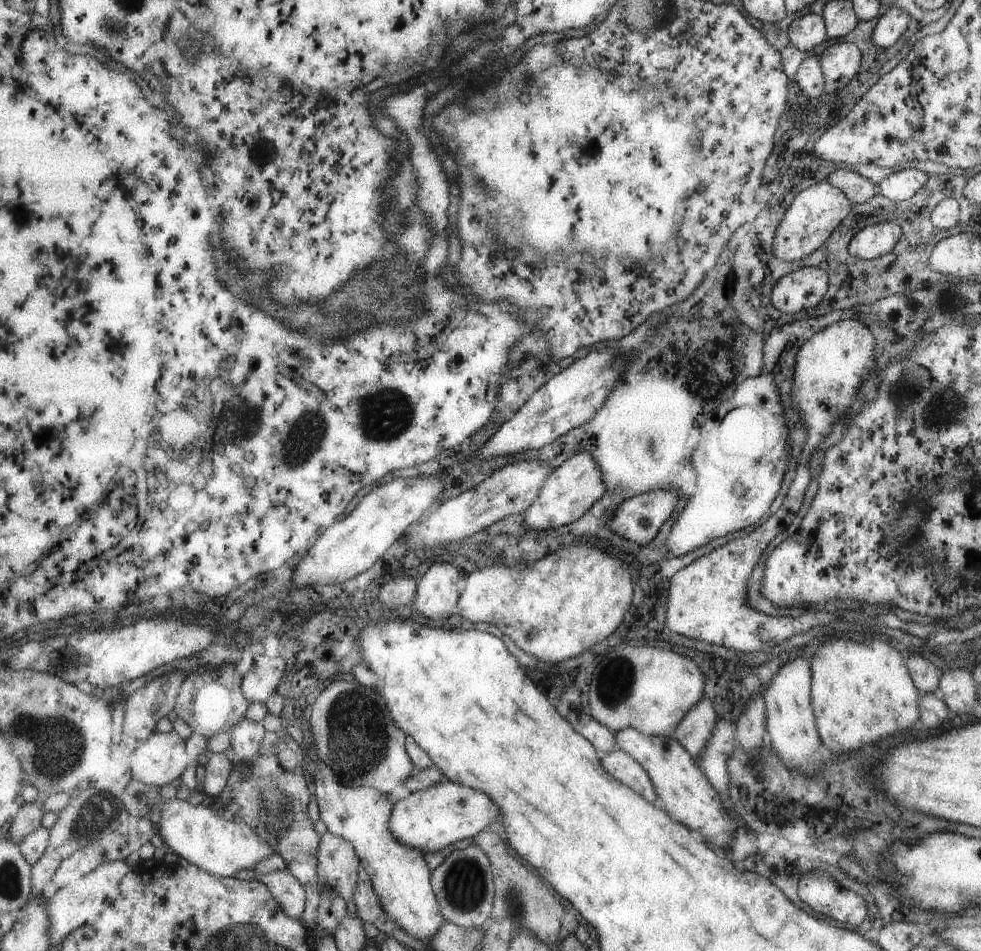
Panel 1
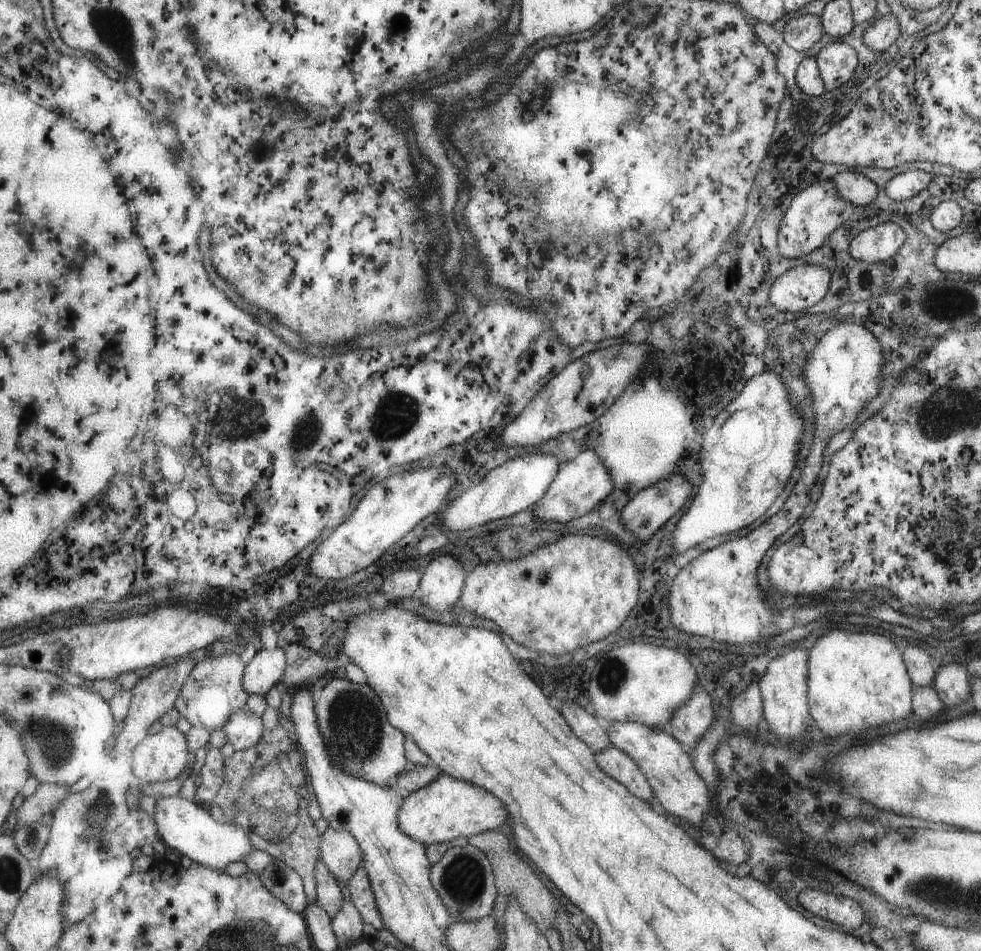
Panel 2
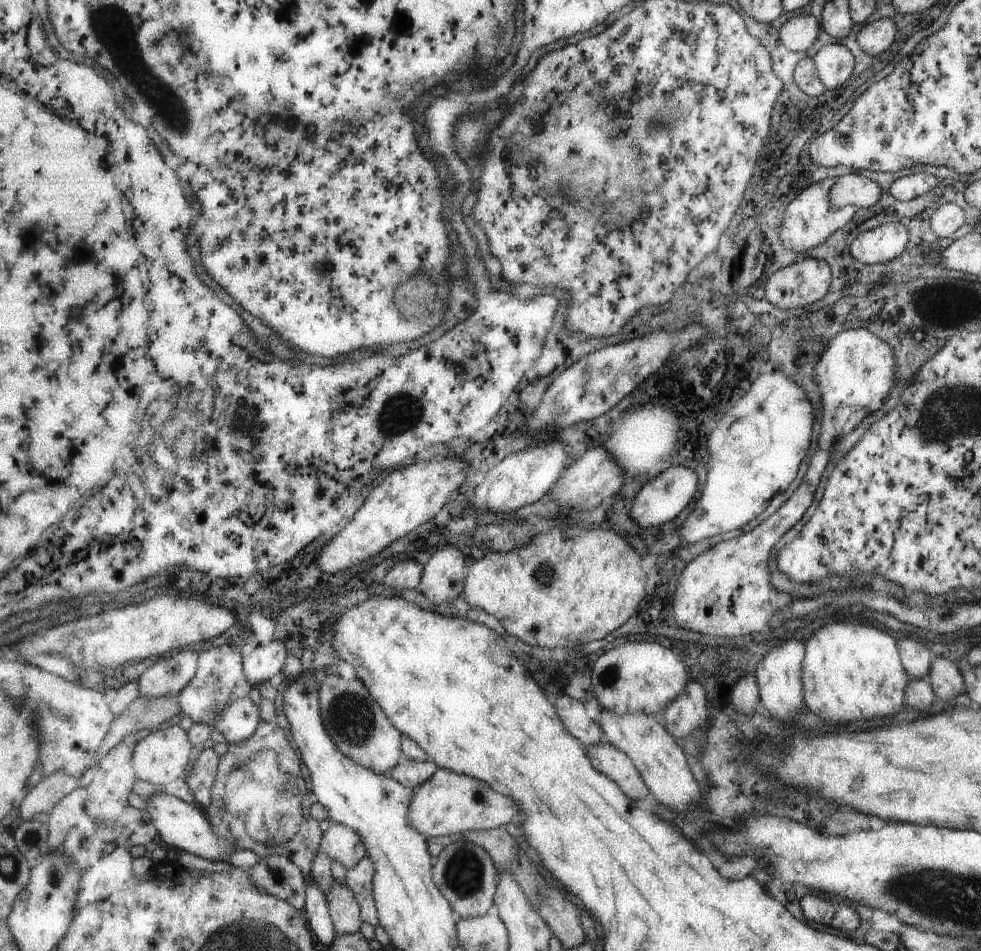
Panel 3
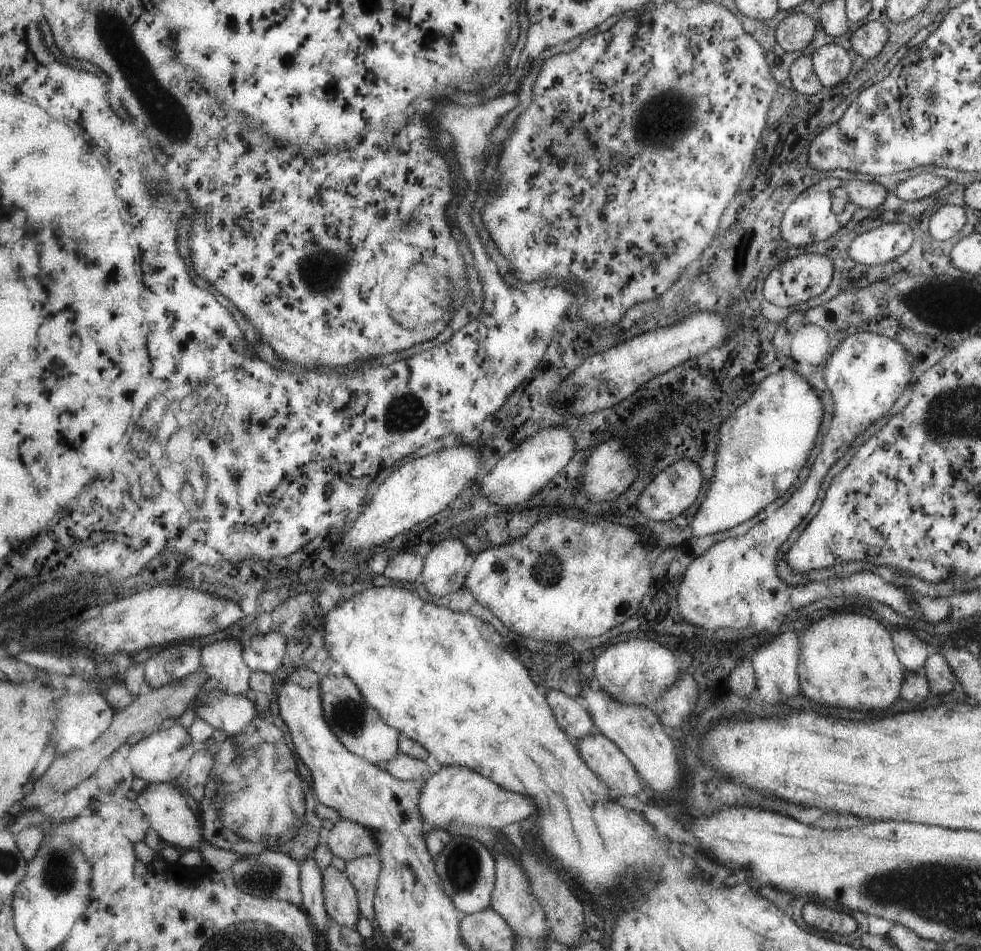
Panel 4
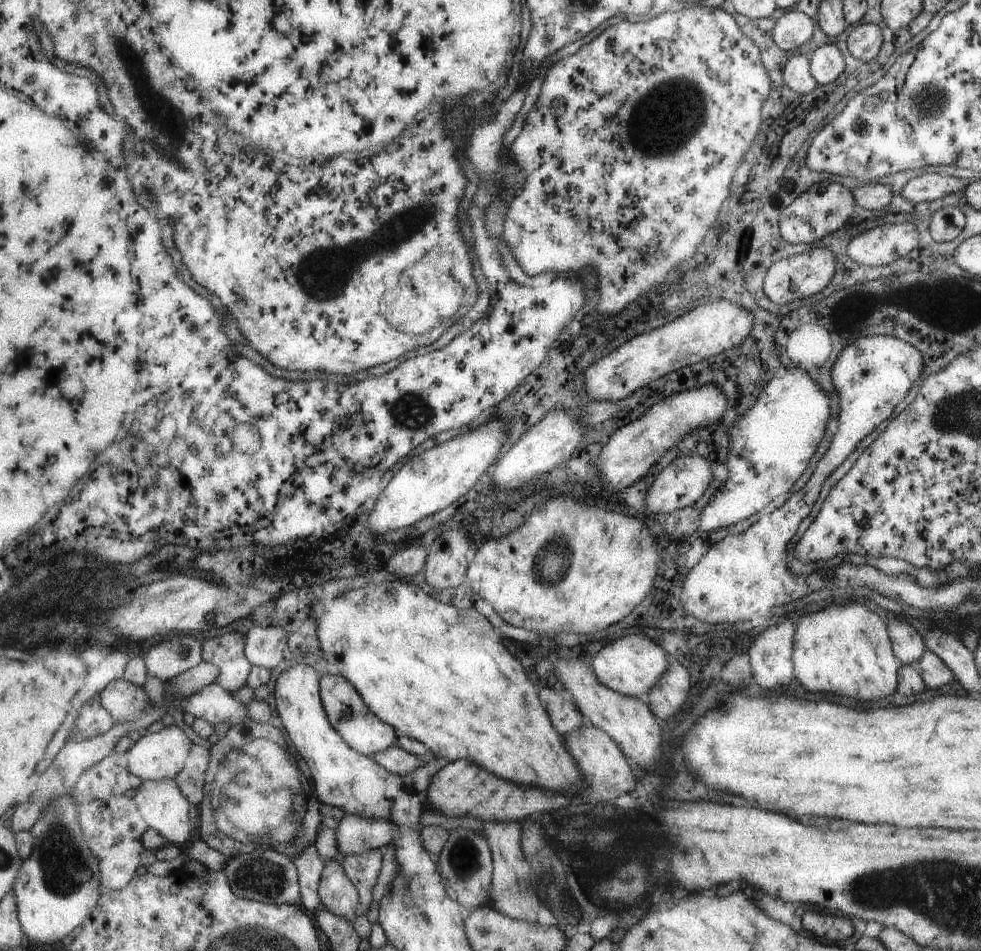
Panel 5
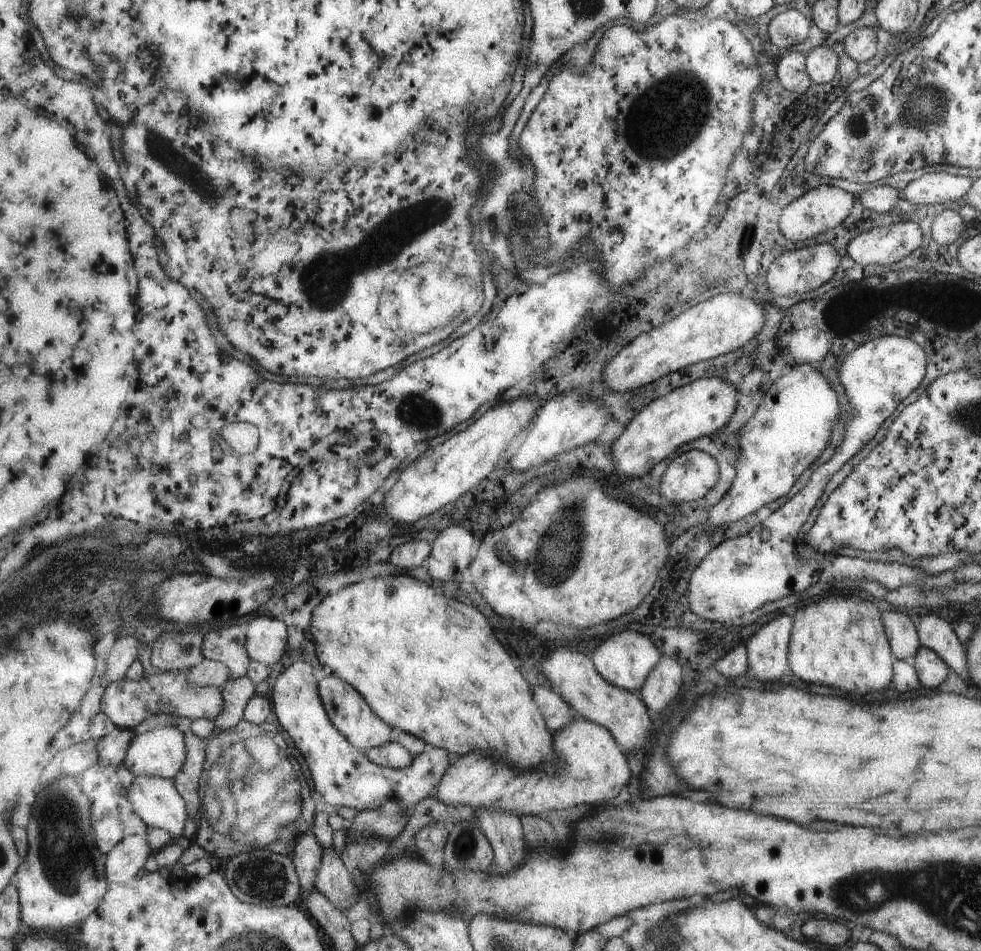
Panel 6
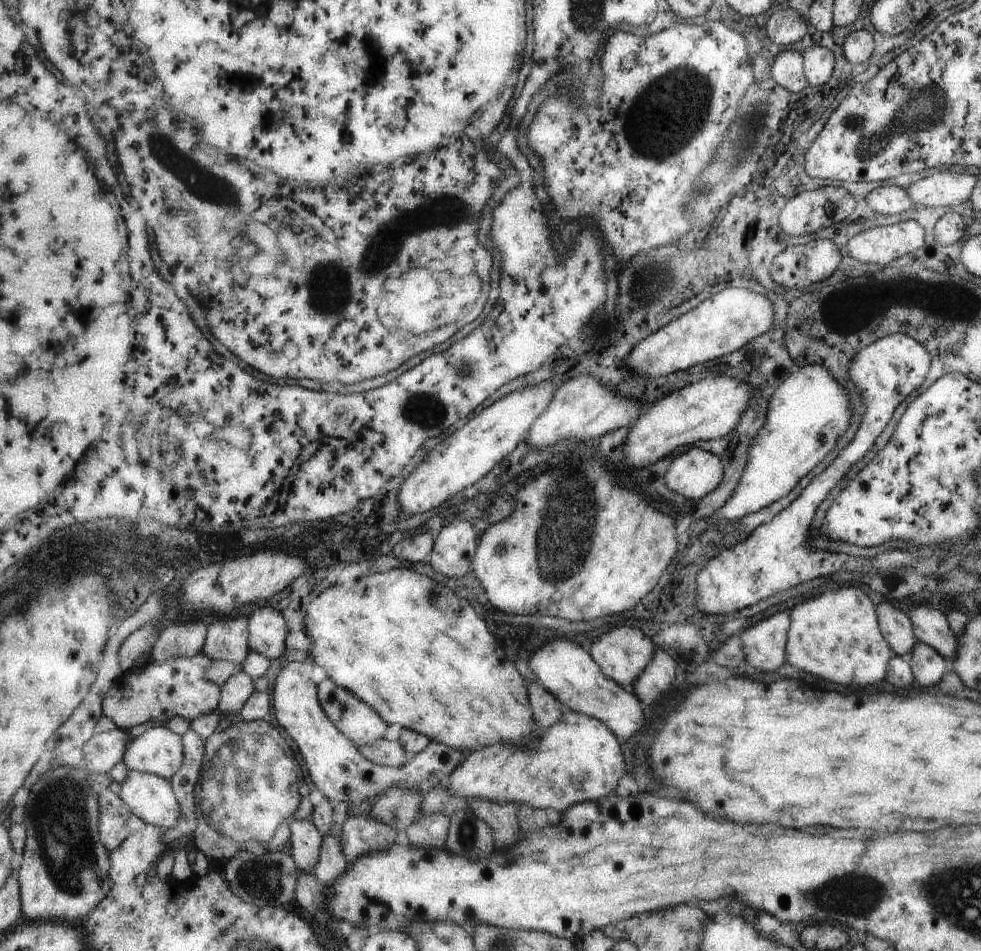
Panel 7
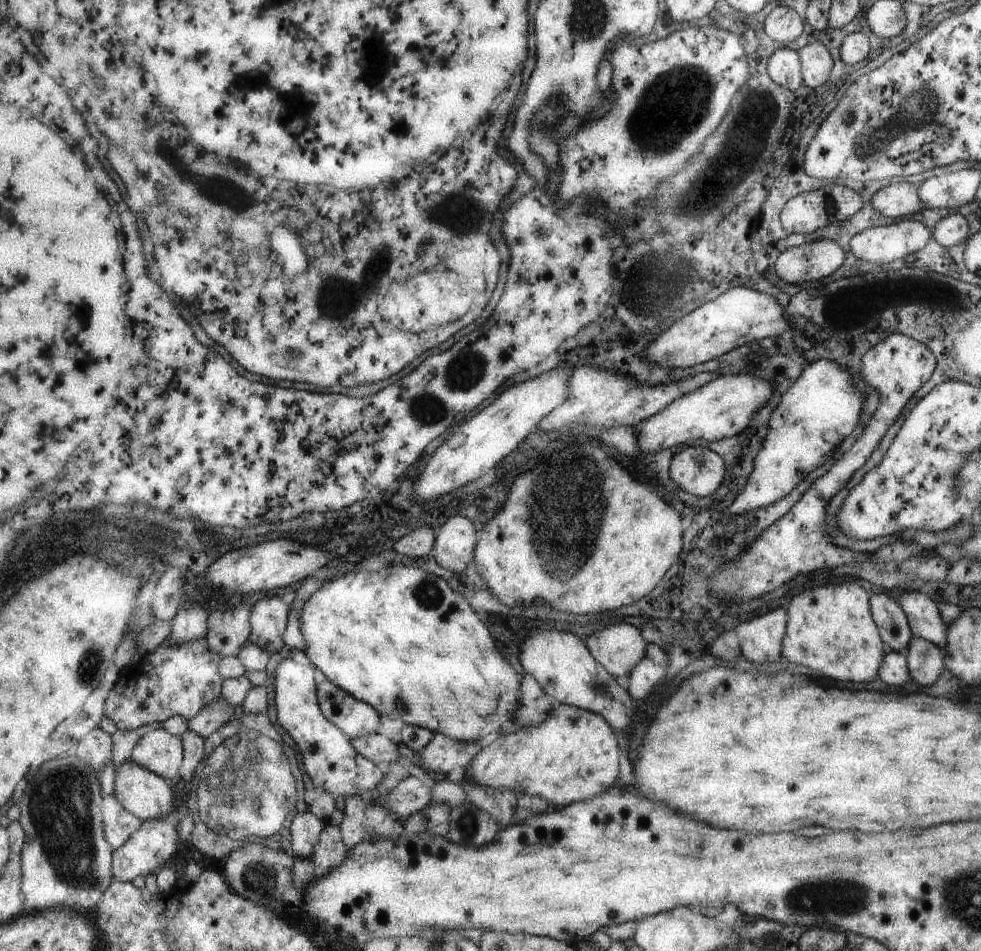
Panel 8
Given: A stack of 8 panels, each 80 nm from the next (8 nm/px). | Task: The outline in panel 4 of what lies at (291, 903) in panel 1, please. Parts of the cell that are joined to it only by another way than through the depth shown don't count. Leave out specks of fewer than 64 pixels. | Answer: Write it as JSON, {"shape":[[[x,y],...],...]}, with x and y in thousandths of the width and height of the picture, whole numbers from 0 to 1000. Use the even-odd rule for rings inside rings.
{"shape":[[[270,893],[266,898],[248,901],[235,915],[239,917],[242,932],[251,939],[261,943],[293,947],[304,954],[308,954],[310,950],[306,906],[297,902],[288,893]]]}

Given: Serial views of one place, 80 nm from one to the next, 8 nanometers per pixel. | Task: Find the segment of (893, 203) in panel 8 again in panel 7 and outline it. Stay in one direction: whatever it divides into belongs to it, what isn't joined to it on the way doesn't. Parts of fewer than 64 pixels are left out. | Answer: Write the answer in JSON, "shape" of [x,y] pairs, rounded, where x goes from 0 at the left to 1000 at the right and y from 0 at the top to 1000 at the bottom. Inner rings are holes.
{"shape":[[[896,196],[881,207],[884,219],[896,225],[911,226],[932,218],[925,202],[916,196]]]}

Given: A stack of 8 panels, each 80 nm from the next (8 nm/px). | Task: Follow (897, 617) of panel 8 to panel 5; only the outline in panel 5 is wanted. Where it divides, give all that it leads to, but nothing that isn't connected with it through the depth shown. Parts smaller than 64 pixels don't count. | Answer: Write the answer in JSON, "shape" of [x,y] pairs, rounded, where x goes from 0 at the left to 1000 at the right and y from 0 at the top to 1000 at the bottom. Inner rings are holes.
{"shape":[[[909,647],[905,652],[905,664],[910,688],[918,698],[928,698],[942,687],[944,681],[940,670],[920,651],[916,652]]]}

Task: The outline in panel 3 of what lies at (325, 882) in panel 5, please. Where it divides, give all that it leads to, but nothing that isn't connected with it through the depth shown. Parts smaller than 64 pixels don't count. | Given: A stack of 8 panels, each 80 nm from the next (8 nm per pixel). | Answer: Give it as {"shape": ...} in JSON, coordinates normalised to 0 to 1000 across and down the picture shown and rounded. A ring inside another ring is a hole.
{"shape":[[[341,924],[334,938],[334,952],[344,982],[367,980],[371,971],[369,955],[356,931]]]}

